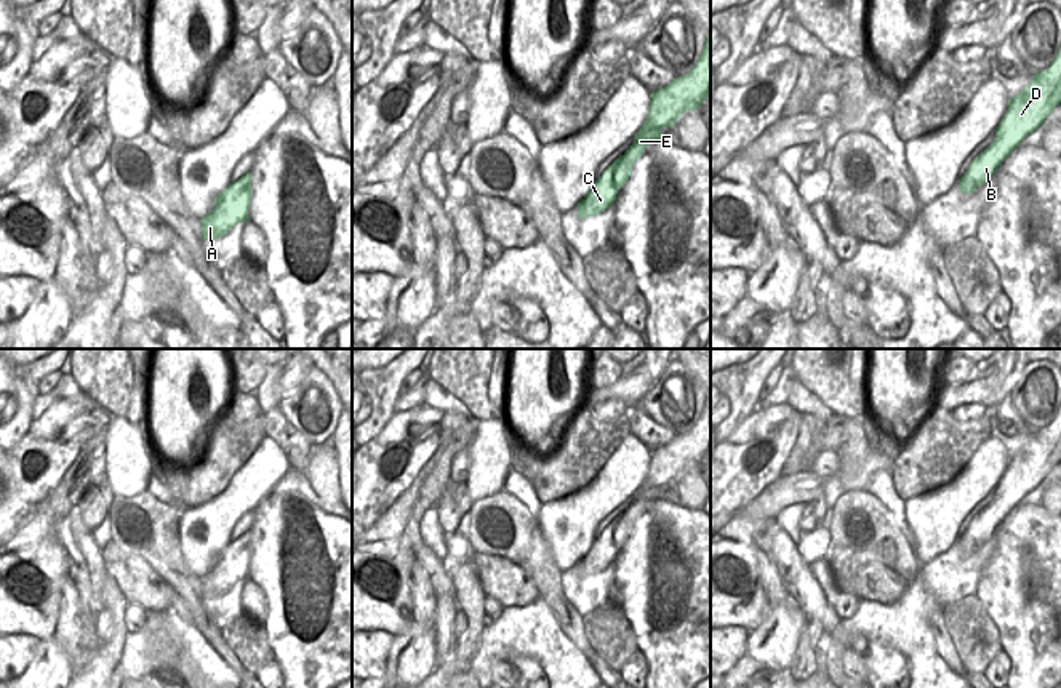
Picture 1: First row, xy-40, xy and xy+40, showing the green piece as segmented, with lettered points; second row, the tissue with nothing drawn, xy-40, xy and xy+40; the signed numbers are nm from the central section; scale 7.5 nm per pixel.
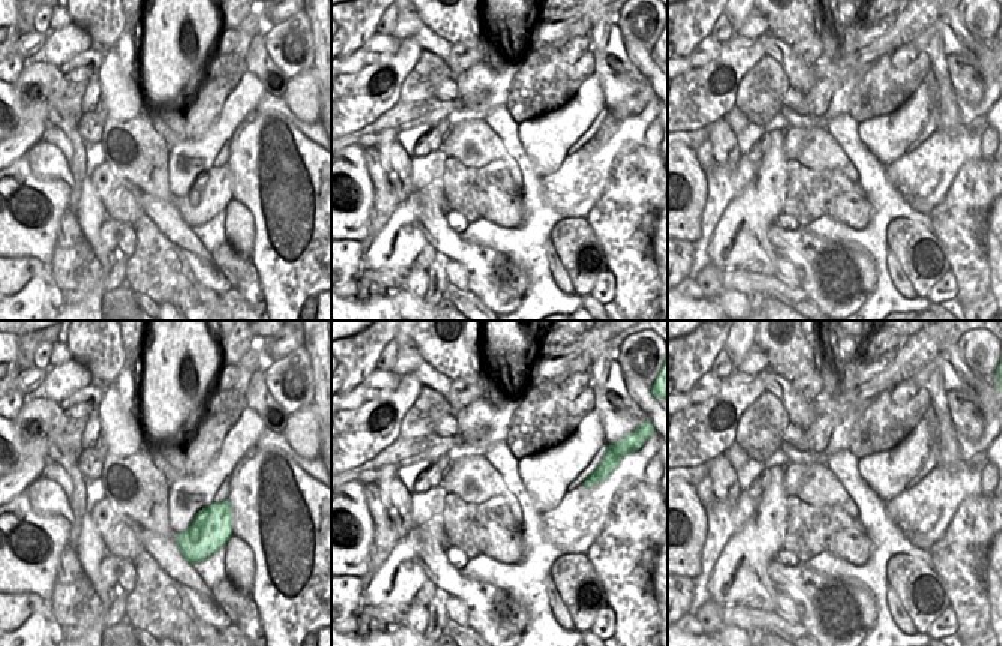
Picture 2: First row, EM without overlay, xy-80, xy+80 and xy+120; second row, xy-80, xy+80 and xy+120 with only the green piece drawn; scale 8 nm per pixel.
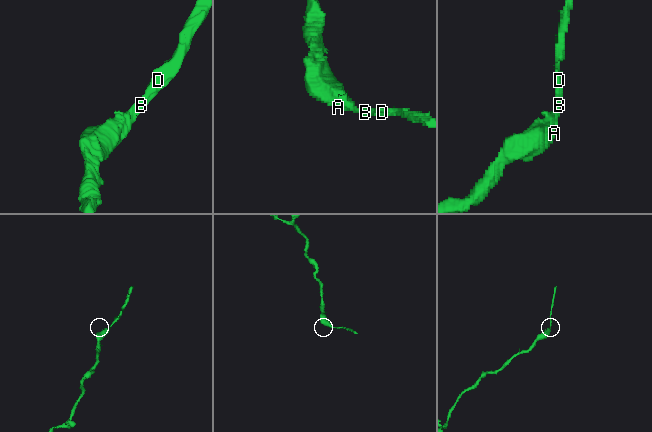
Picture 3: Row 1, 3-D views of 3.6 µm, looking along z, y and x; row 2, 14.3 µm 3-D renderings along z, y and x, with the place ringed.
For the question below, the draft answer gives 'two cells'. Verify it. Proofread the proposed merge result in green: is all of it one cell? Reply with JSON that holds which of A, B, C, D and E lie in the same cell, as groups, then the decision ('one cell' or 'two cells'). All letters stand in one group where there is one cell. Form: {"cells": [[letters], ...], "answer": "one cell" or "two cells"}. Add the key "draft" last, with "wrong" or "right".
{"cells": [["A", "B", "C", "D", "E"]], "answer": "one cell", "draft": "wrong"}

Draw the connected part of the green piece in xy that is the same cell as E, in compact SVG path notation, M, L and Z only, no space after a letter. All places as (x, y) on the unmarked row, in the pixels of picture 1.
M711 394L706 395L706 403L696 424L687 434L674 437L667 445L651 451L645 483L634 496L634 502L595 538L592 547L578 562L579 576L586 578L610 566L616 558L618 549L627 541L632 525L645 506L661 498L661 488L674 485L683 470L698 467L709 450Z

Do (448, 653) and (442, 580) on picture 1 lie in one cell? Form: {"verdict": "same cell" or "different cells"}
{"verdict": "same cell"}

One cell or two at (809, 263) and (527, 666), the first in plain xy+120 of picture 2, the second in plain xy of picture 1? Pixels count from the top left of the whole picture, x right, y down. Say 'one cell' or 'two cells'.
one cell

